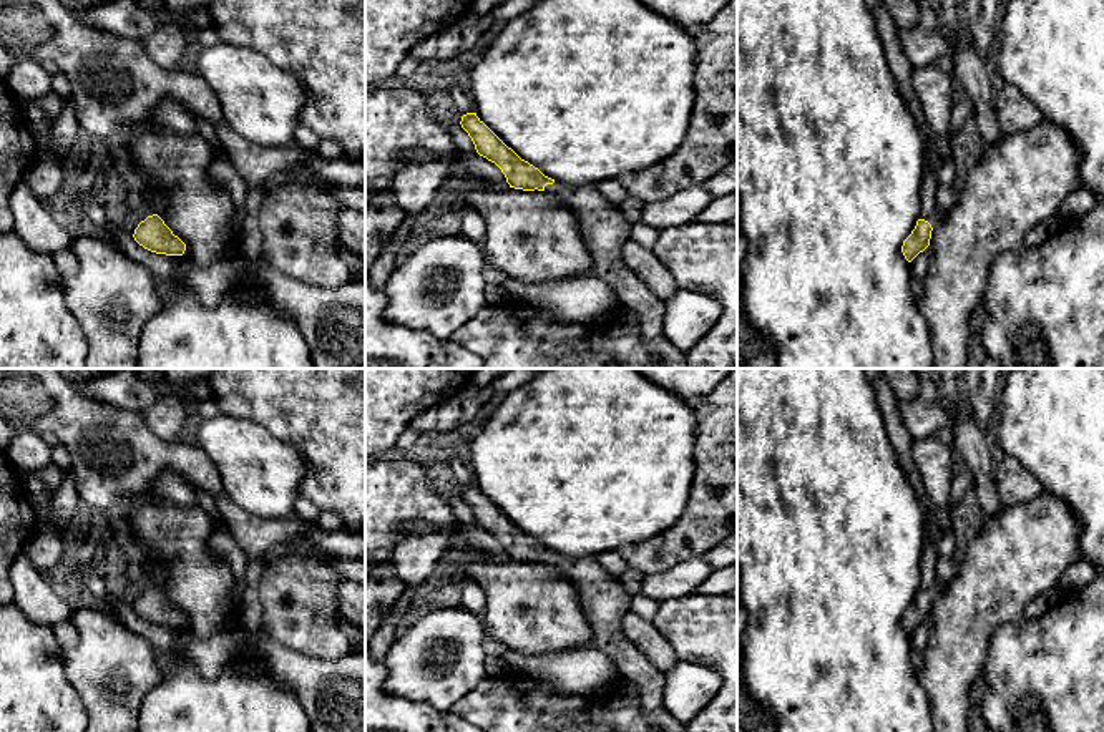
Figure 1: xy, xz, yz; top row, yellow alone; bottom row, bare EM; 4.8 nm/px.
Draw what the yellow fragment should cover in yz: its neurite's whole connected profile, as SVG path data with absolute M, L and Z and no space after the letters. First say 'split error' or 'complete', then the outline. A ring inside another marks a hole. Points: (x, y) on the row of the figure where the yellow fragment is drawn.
split error; M935 211L926 219L918 219L911 234L903 241L901 252L908 262L911 262L920 252L930 246L933 227L945 217L945 214Z

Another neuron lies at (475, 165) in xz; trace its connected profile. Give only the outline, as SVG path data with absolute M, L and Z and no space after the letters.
M458 153L457 156L453 156L453 166L455 166L455 169L465 171L465 173L468 173L475 178L481 178L488 183L490 181L495 181L495 183L506 181L501 169L495 163L480 156L478 153L475 153L475 154Z

